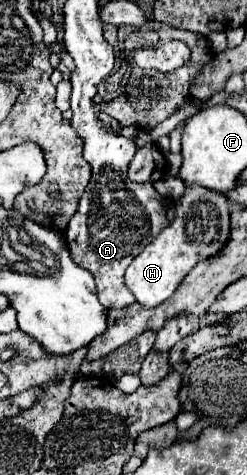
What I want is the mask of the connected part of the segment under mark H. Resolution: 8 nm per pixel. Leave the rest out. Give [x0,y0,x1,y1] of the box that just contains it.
[125,184,229,308]

